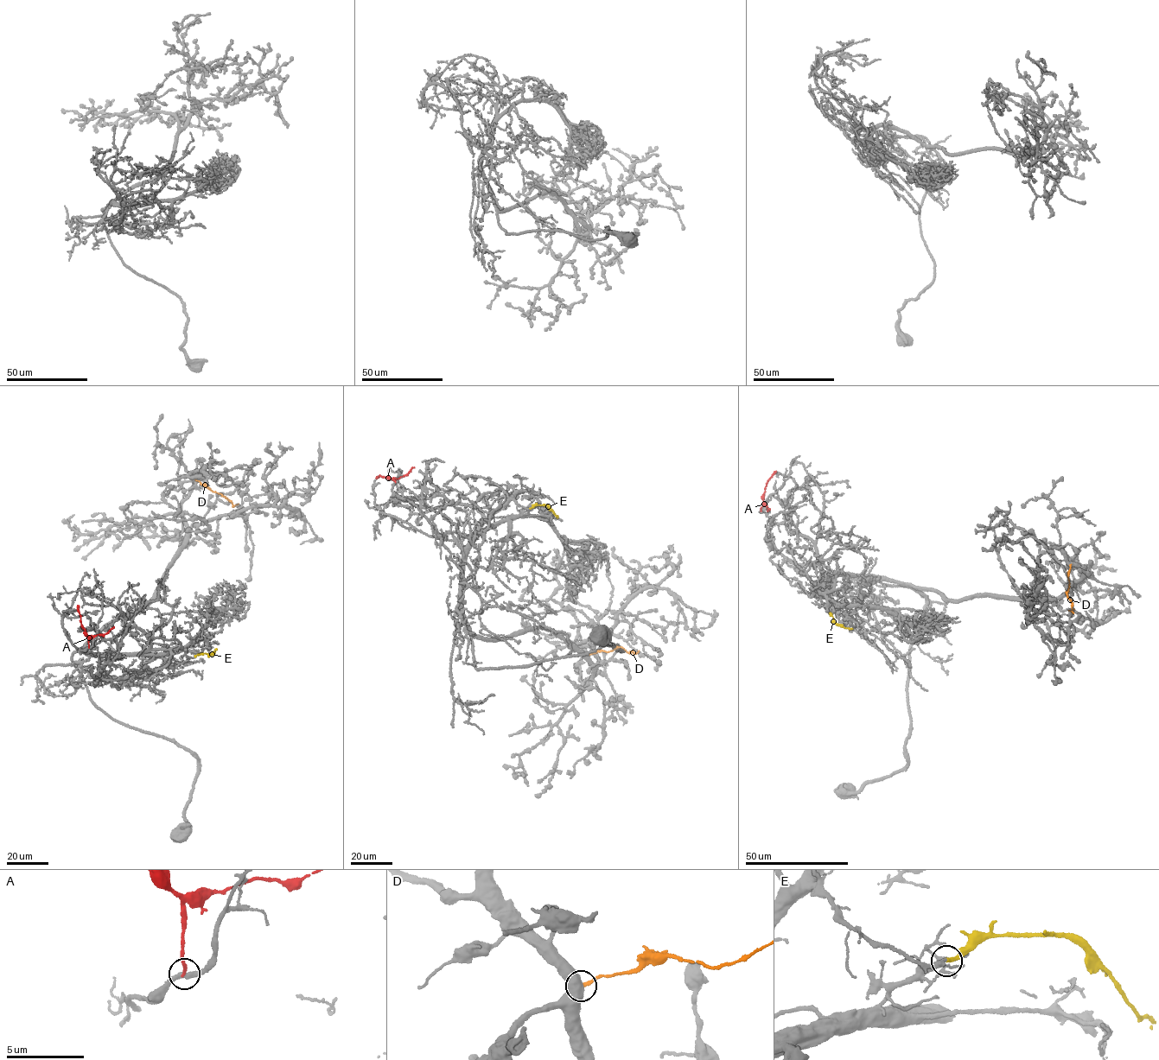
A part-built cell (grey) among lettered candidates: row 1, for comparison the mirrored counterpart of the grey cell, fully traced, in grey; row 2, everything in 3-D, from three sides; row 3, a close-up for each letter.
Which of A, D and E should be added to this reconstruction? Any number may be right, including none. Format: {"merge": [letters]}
{"merge": ["E"]}

